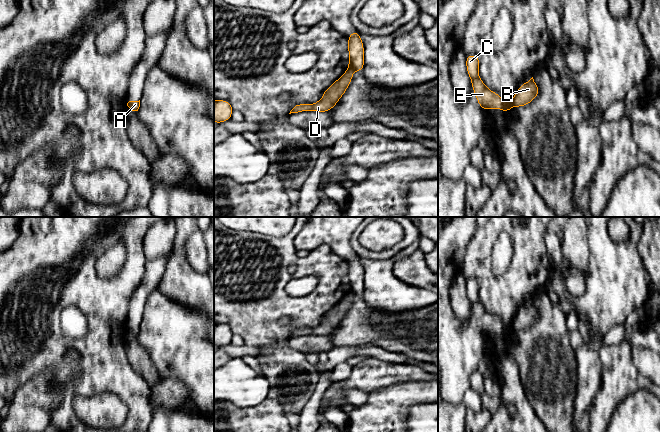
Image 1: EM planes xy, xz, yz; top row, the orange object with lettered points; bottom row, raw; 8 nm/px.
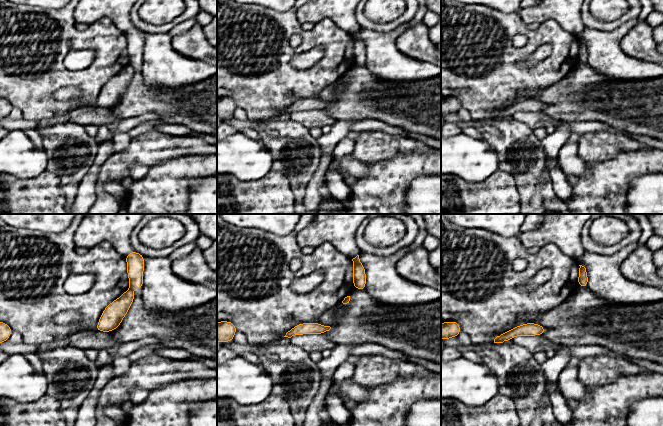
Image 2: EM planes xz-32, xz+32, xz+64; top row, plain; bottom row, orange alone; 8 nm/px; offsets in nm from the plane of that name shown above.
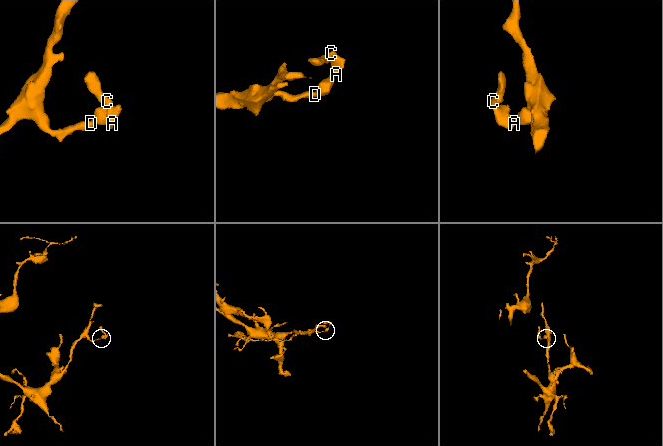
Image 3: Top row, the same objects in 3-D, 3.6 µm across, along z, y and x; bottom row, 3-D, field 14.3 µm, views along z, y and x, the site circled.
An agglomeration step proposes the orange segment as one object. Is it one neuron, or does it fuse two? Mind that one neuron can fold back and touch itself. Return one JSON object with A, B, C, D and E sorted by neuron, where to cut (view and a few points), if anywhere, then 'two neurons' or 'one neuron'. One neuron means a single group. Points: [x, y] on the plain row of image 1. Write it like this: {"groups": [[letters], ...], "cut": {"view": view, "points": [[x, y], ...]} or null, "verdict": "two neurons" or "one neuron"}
{"groups": [["A", "C", "E"], ["B", "D"]], "cut": {"view": "xz", "points": [[349, 290], [354, 294]]}, "verdict": "two neurons"}

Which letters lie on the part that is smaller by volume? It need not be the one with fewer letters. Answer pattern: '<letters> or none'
A, C, E

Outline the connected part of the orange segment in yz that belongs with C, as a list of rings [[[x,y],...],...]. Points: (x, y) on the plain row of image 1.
[[[467,279],[467,297],[471,303],[478,328],[483,334],[501,333],[506,338],[513,331],[512,324],[503,324],[496,316],[486,311],[485,307],[479,302],[479,287],[478,279]]]

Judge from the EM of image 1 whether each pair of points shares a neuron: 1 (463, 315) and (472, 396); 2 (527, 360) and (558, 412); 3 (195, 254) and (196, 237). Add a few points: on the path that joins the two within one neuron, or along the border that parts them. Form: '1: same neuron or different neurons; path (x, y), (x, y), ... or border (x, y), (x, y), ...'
1: different neurons; border (451, 300), (458, 319), (472, 315)
2: same neuron; path (540, 373), (549, 382), (553, 399)
3: same neuron; path (195, 250), (195, 241)

